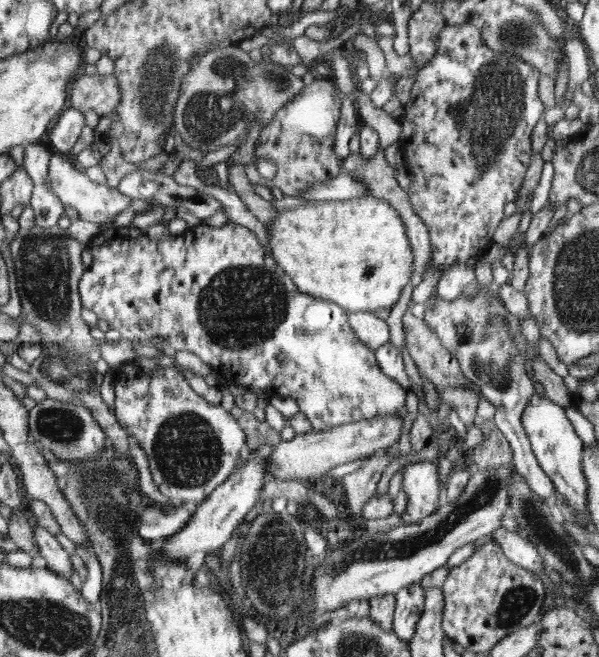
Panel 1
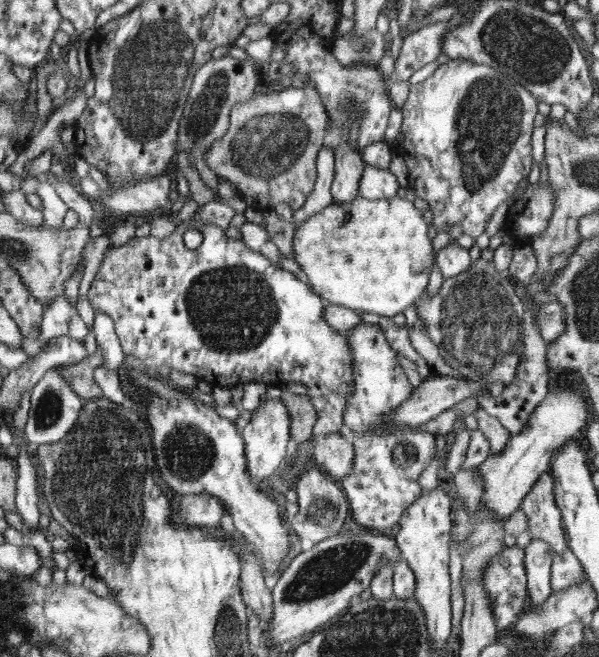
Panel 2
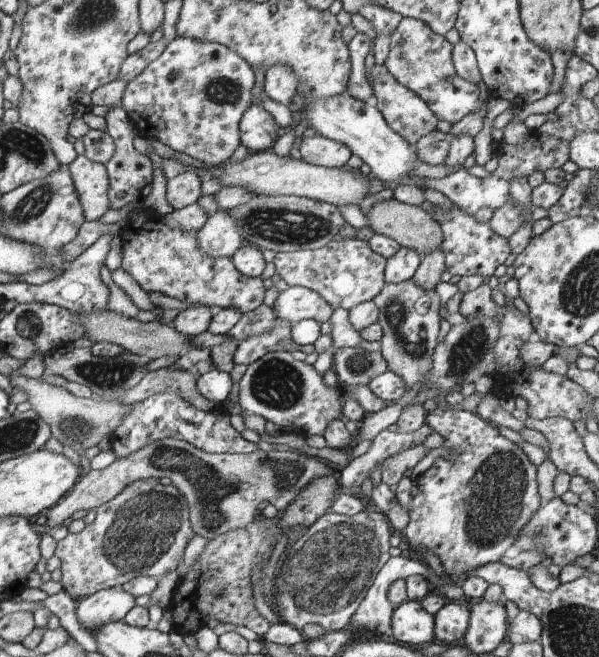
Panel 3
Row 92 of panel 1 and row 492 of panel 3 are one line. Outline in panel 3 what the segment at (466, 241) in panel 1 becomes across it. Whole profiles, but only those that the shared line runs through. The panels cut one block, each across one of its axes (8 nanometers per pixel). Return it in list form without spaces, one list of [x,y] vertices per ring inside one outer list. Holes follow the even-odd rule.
[[[444,410],[442,414],[427,414],[426,424],[439,432],[446,440],[444,447],[454,450],[456,458],[448,460],[438,457],[425,473],[413,480],[412,498],[409,504],[409,522],[401,534],[409,541],[411,553],[425,558],[424,552],[432,552],[440,558],[446,577],[461,585],[481,566],[500,561],[504,552],[517,542],[521,530],[540,509],[540,493],[536,486],[536,466],[530,464],[528,456],[516,444],[508,442],[498,434],[498,428],[484,422],[477,413],[458,410]]]

